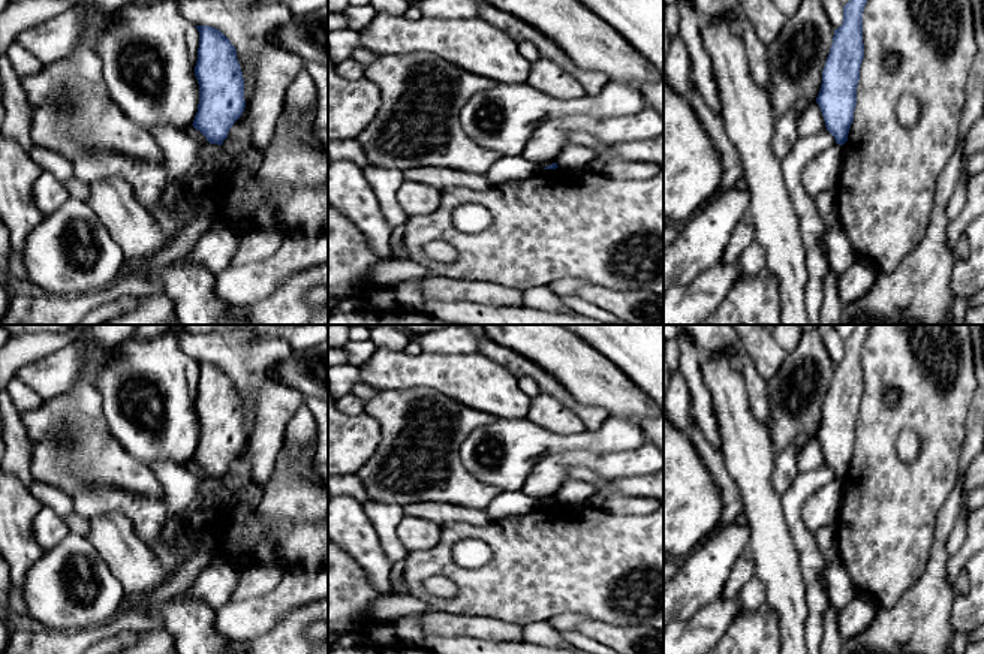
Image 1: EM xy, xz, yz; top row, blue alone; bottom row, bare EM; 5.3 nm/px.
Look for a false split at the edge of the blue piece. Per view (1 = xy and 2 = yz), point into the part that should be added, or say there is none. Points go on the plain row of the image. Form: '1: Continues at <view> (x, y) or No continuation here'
1: No continuation here
2: No continuation here

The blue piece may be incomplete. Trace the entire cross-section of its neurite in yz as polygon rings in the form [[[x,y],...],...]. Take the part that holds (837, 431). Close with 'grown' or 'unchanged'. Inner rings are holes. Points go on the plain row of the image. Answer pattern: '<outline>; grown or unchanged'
[[[857,325],[843,341],[843,358],[834,365],[822,406],[816,438],[836,479],[843,480],[854,456],[860,403],[864,394],[863,347],[872,325]]]; unchanged

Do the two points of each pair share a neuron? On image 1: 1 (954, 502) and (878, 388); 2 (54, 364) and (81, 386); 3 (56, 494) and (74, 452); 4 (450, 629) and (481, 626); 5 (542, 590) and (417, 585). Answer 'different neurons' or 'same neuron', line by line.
1: different neurons
2: different neurons
3: different neurons
4: same neuron
5: same neuron

